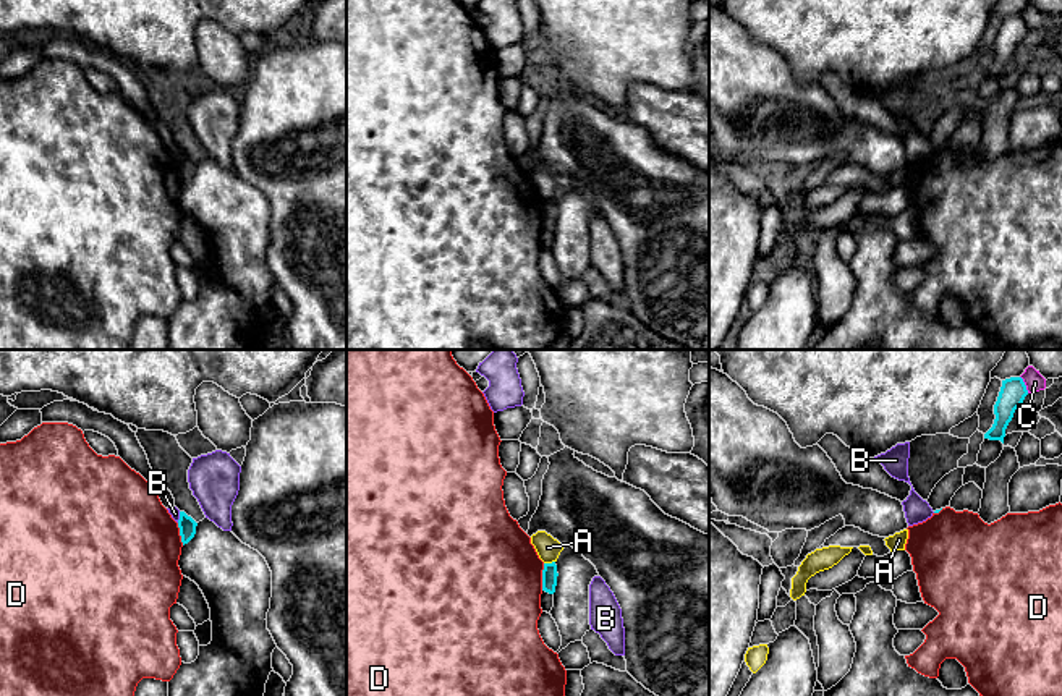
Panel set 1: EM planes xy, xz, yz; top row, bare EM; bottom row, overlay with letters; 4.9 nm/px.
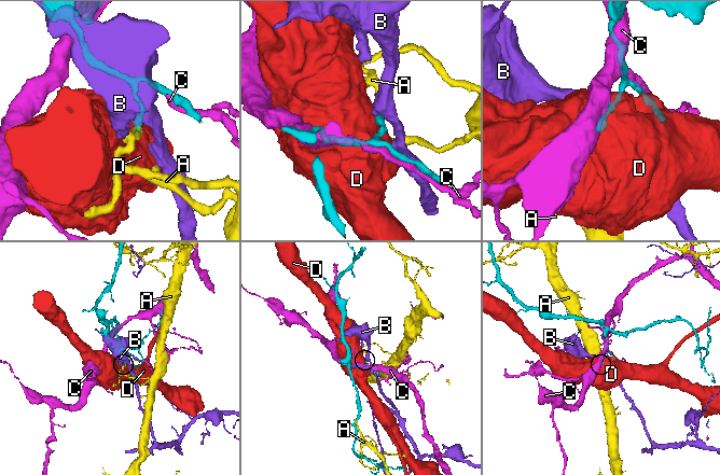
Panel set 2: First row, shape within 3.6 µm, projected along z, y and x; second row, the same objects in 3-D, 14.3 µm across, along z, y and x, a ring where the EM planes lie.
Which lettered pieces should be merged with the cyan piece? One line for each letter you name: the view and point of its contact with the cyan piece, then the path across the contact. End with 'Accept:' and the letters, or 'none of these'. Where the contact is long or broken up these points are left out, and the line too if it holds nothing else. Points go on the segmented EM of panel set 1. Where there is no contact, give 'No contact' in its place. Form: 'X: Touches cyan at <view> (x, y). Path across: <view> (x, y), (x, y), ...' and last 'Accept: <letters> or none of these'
Accept: none of these

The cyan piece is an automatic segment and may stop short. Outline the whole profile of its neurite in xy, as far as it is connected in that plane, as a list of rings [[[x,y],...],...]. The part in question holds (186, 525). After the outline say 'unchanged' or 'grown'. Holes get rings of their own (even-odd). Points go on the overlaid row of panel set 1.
[[[180,511],[178,528],[183,545],[188,544],[196,534],[198,523],[188,516],[185,511]]]; unchanged

